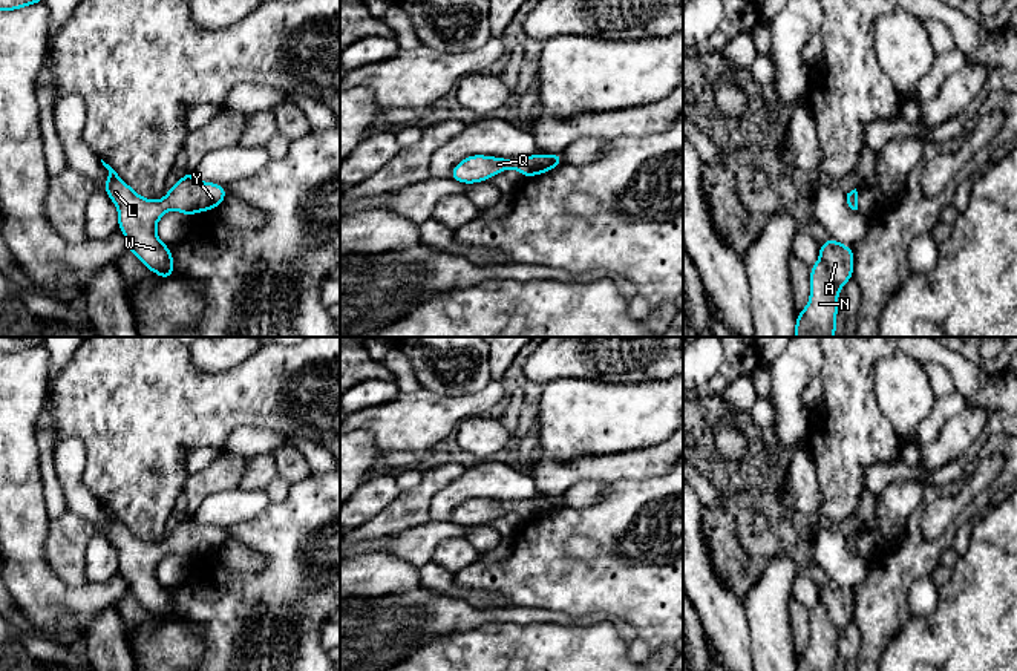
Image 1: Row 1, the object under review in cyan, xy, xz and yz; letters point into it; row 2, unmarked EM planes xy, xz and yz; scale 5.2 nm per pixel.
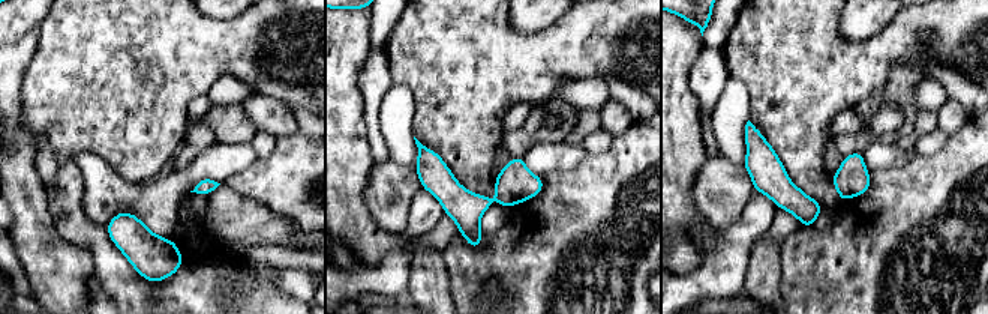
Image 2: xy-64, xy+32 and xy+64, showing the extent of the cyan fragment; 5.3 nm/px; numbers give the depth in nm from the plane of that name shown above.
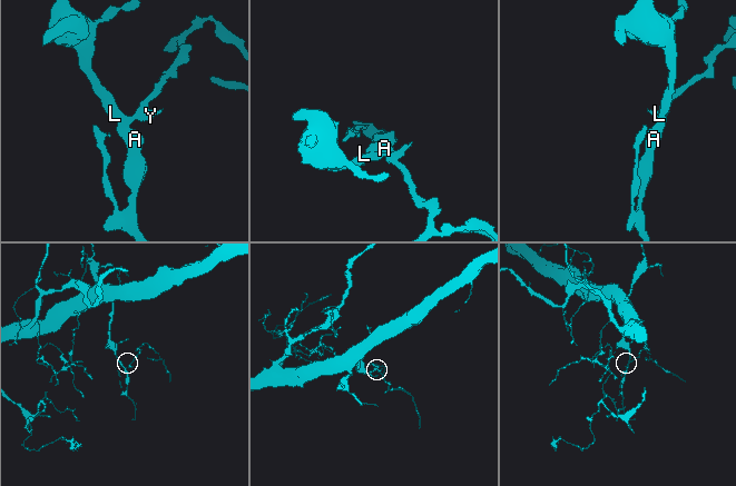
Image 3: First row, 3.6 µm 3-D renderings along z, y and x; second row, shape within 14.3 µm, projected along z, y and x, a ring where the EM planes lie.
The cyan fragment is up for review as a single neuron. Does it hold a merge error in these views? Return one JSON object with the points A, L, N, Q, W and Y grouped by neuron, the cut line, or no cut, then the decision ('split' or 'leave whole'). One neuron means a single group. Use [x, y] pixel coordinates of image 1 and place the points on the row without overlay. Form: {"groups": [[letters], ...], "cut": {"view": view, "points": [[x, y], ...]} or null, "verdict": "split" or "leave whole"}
{"groups": [["A", "L", "N", "Q", "W", "Y"]], "cut": null, "verdict": "leave whole"}

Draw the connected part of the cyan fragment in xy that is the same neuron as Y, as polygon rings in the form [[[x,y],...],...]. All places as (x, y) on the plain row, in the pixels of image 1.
[[[101,506],[109,513],[103,530],[118,552],[118,571],[127,584],[127,593],[152,616],[170,622],[175,617],[173,596],[156,579],[158,564],[170,552],[185,559],[213,553],[224,545],[227,530],[198,524],[193,513],[187,513],[161,544],[150,544],[133,535],[109,507]]]

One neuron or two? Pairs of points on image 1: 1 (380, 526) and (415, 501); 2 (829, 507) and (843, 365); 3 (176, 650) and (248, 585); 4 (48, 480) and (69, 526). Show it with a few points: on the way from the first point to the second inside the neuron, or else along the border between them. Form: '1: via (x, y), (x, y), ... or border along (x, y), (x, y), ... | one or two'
1: via (389, 523), (406, 509) | one
2: via (841, 472), (843, 400) | one
3: border along (170, 621), (195, 628), (202, 638), (204, 654) | two
4: border along (68, 510), (49, 521) | two

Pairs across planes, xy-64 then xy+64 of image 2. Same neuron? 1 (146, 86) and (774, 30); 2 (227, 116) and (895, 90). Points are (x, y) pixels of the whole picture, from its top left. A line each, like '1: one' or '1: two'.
1: one
2: two

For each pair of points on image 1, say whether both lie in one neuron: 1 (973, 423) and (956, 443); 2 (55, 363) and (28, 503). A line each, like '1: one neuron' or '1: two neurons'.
1: one neuron
2: two neurons

